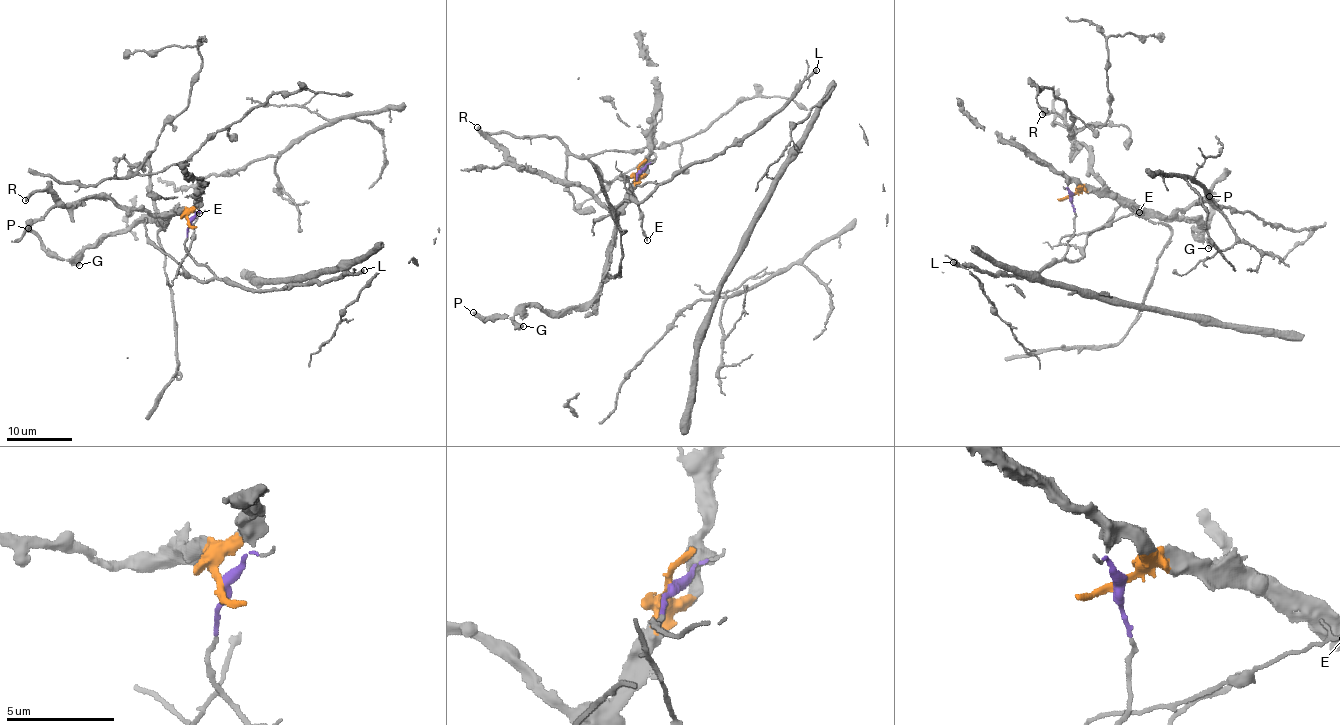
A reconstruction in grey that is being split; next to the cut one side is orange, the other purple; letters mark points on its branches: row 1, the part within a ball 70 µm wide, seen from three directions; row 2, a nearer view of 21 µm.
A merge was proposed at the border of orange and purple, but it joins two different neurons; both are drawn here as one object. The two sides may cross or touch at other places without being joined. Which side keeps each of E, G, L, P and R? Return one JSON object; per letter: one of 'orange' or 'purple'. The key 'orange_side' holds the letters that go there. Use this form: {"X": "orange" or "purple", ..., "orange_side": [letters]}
{"E": "purple", "G": "orange", "L": "purple", "P": "orange", "R": "orange", "orange_side": ["G", "P", "R"]}

